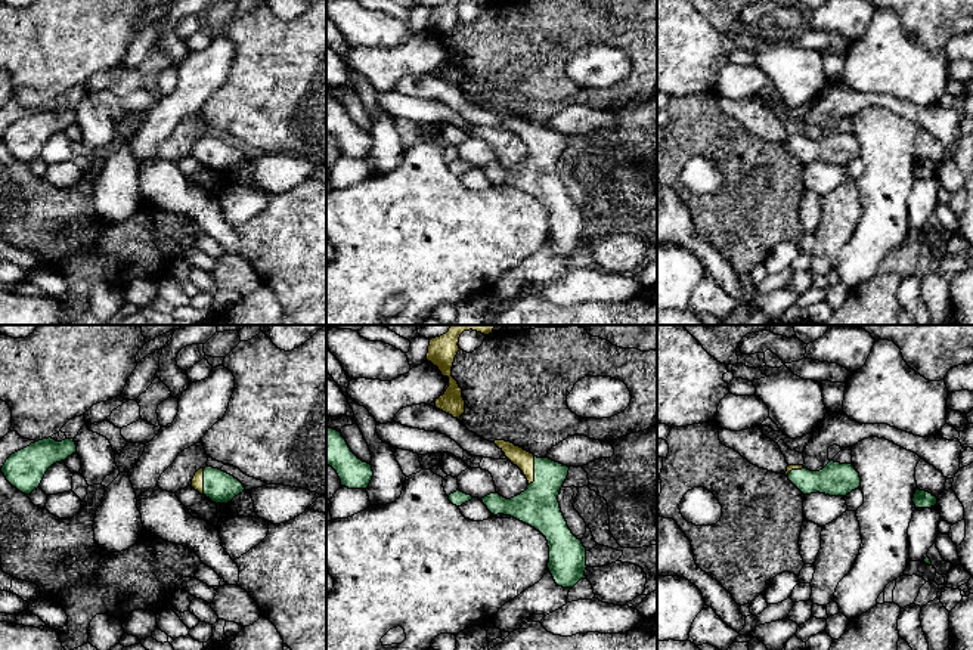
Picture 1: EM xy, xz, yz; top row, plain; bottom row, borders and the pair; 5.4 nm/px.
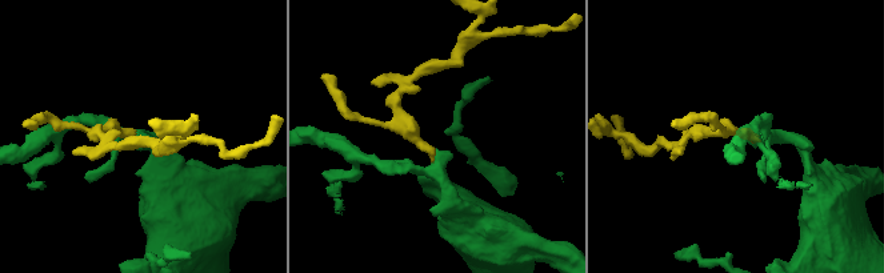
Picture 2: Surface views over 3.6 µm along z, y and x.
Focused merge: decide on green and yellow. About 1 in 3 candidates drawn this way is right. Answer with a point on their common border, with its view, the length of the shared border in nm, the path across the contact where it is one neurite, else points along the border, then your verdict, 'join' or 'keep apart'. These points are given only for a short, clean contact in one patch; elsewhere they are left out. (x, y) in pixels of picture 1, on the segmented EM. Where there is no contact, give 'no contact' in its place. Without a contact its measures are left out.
contact xz (535, 471); length 160 nm; join

